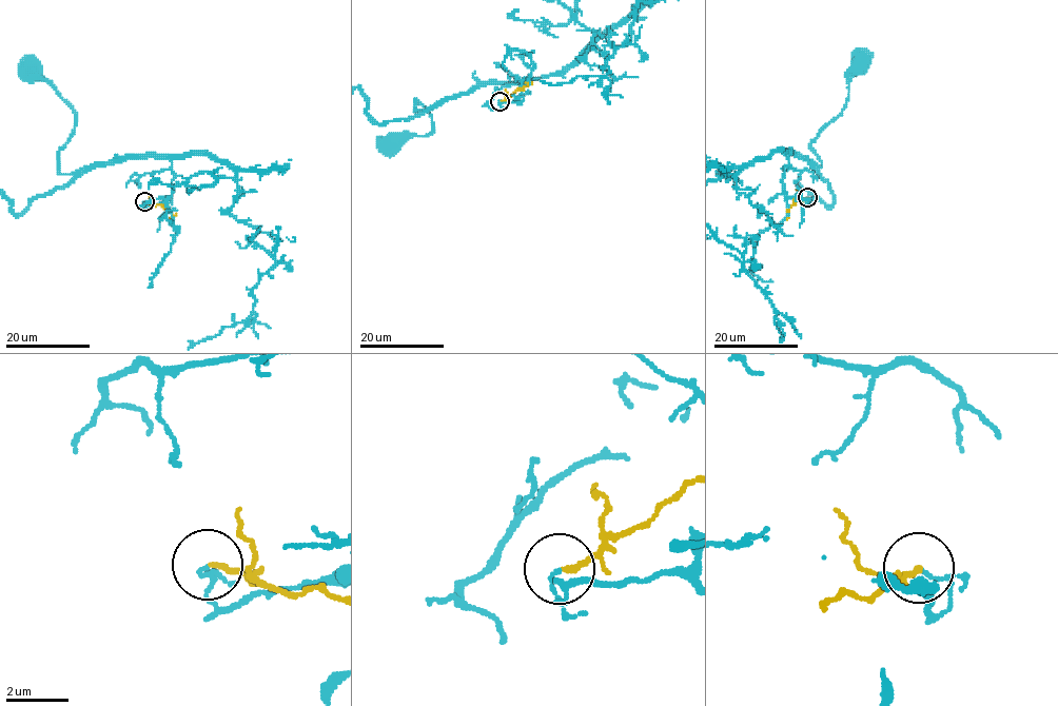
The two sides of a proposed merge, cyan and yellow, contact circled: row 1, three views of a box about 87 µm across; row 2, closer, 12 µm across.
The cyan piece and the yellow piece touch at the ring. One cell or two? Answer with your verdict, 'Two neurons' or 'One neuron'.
Two neurons

